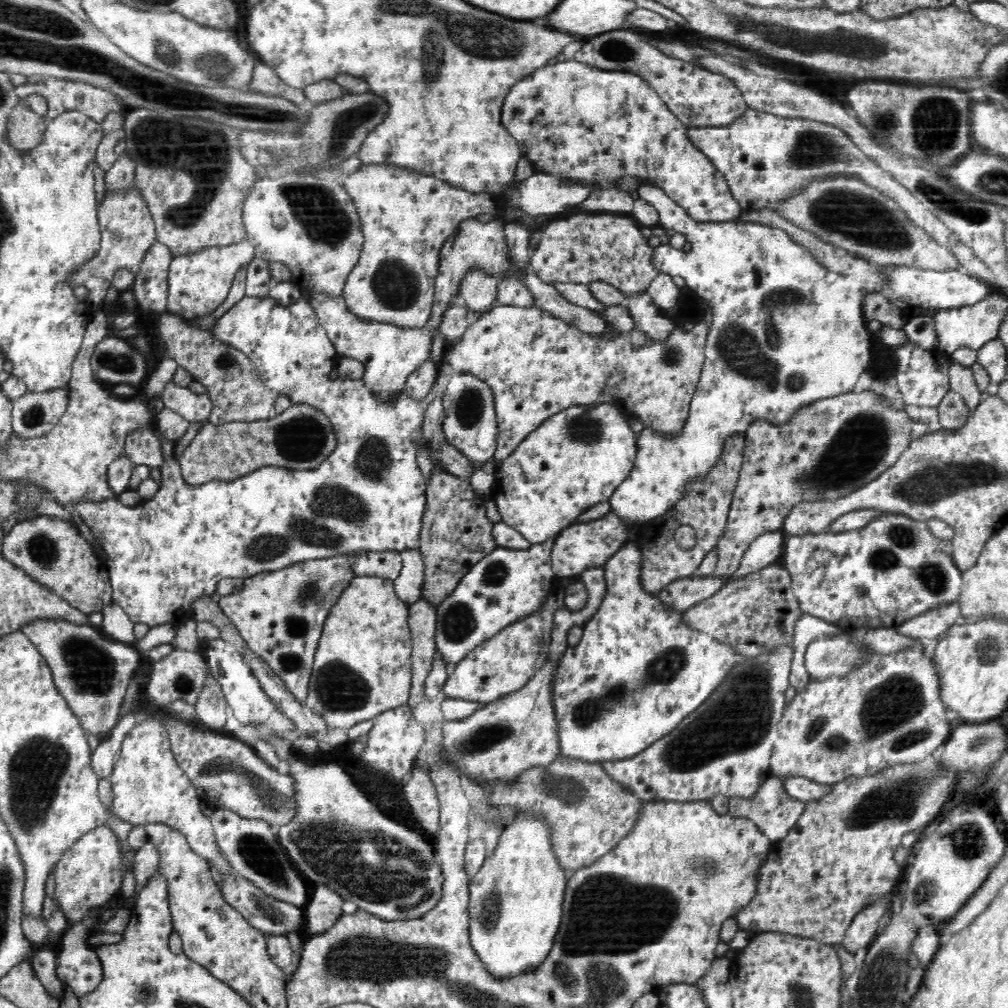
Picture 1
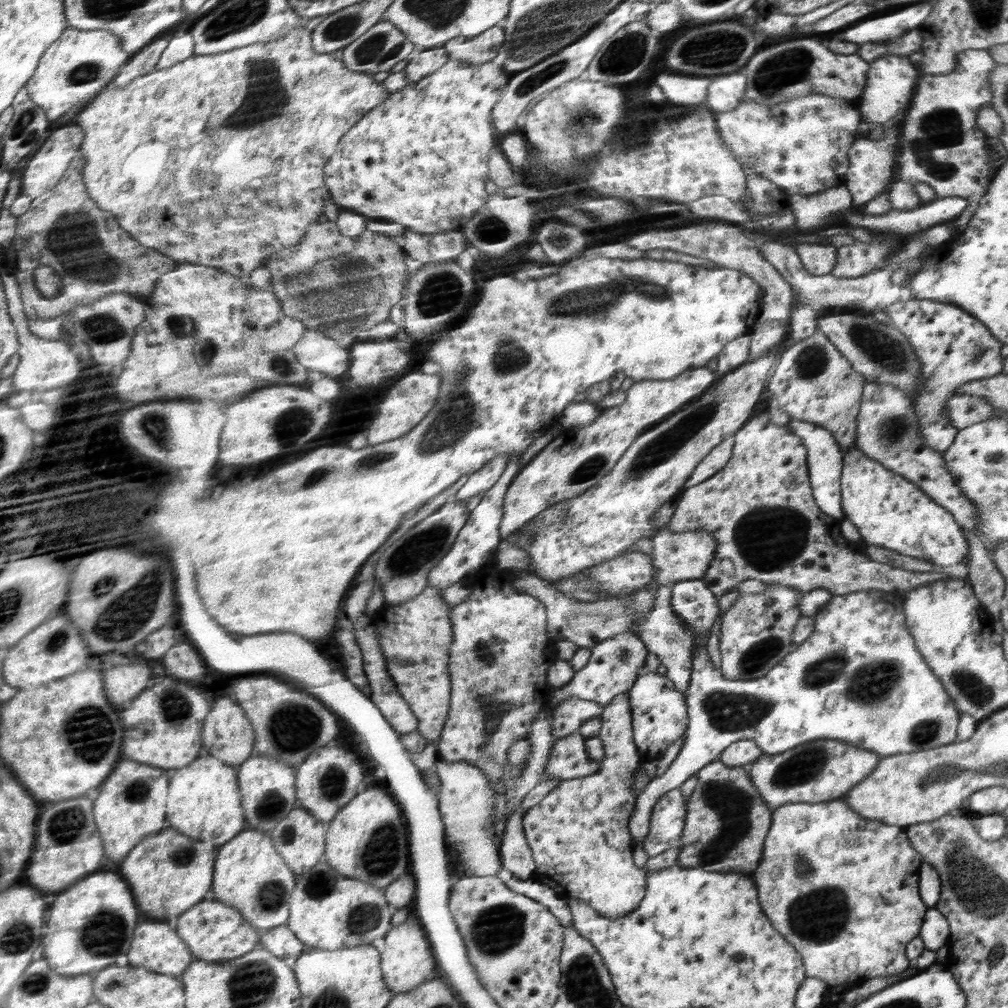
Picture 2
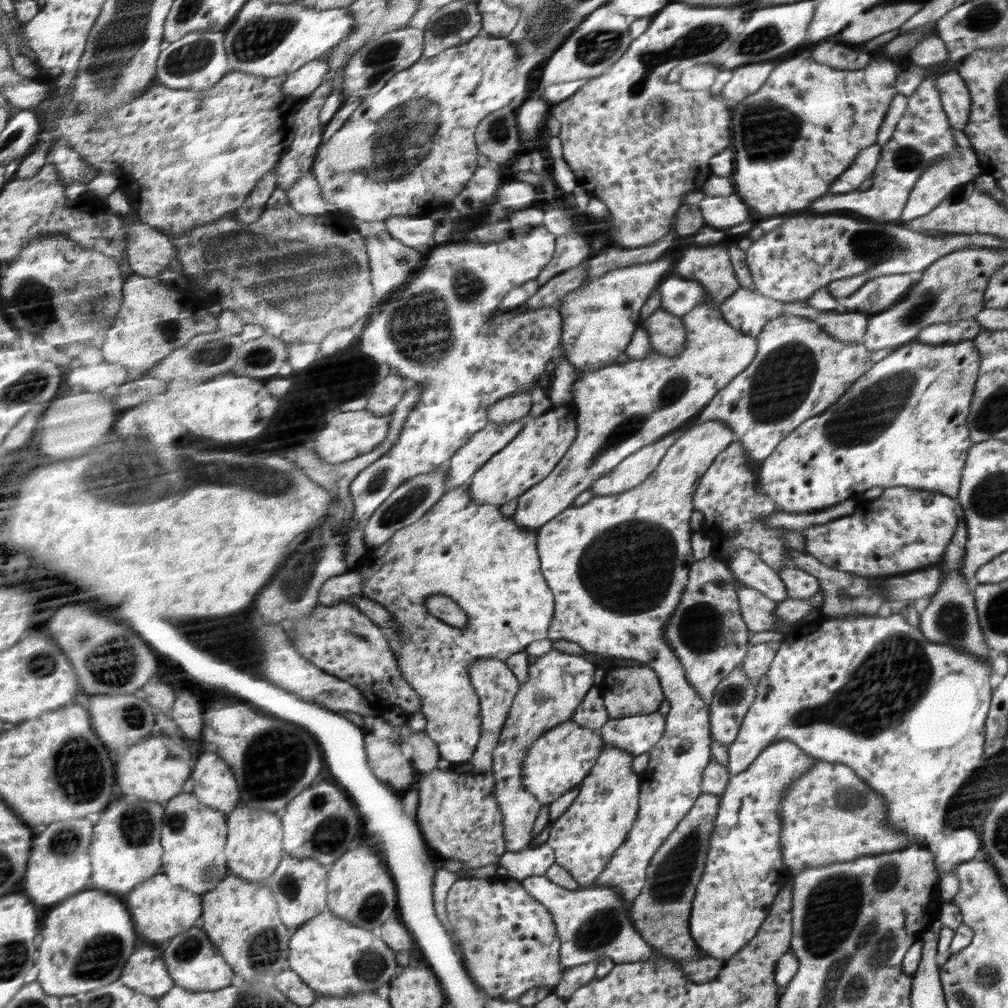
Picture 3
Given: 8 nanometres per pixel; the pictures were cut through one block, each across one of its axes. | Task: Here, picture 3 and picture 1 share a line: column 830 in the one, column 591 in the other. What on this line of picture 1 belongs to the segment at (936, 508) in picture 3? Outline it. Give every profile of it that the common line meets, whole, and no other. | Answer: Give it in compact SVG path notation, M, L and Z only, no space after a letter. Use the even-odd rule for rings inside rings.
M614 512L604 514L594 522L574 523L562 531L553 542L551 566L557 576L578 577L590 567L603 567L620 548L629 542L630 526L625 525Z

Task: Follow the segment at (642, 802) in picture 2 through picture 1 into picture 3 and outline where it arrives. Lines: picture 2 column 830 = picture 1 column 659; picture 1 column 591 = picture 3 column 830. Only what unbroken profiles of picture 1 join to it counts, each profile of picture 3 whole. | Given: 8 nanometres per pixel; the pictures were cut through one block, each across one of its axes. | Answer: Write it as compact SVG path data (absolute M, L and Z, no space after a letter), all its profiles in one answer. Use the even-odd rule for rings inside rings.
M893 613L893 614L892 614L892 615L890 615L890 616L887 616L887 615L883 615L883 616L876 616L876 614L874 614L874 616L856 616L856 618L830 618L830 616L828 616L828 617L825 617L825 616L823 616L823 619L822 619L822 621L823 621L823 622L820 622L820 623L819 623L819 624L817 624L817 625L814 625L814 624L803 624L803 623L800 623L800 624L799 624L799 626L794 626L794 628L791 628L791 630L790 630L790 631L789 631L789 632L788 632L788 634L787 634L787 635L786 635L786 636L785 636L785 637L784 637L784 638L783 638L783 639L782 639L782 641L781 641L781 643L780 643L780 648L779 648L779 649L778 649L778 652L777 652L777 653L776 653L776 656L775 656L775 657L774 657L774 658L773 658L773 661L772 661L772 664L770 664L770 668L768 668L768 672L766 672L766 674L764 674L764 675L762 675L762 676L761 676L761 677L759 677L759 678L758 678L758 681L757 681L757 696L756 696L756 700L754 700L754 702L753 702L753 704L752 704L752 705L750 705L750 708L749 708L749 712L748 712L748 714L747 714L747 716L746 716L746 717L745 717L745 720L744 720L744 721L743 721L743 722L742 722L742 727L741 727L741 730L740 730L740 732L738 732L738 737L737 737L737 738L736 738L736 740L734 740L734 742L732 742L732 744L730 744L730 746L728 746L728 756L729 756L729 762L728 762L728 771L729 771L729 774L730 774L730 775L731 775L731 776L734 776L734 775L738 775L738 774L741 774L741 773L744 773L744 772L745 772L745 771L746 771L746 770L747 770L747 769L749 769L749 767L750 767L750 766L751 766L751 765L752 765L752 764L753 764L753 762L754 762L754 759L755 759L755 758L756 758L756 757L758 757L758 756L760 756L760 754L761 754L761 752L762 752L762 750L764 750L764 749L765 749L765 748L766 748L766 747L768 747L768 745L772 745L772 744L774 744L774 742L776 742L776 741L781 741L781 740L782 740L782 739L784 739L784 740L787 740L787 741L792 741L792 742L795 742L795 743L797 743L797 744L798 744L798 745L799 745L799 746L800 746L800 748L801 748L801 749L802 749L802 750L803 750L803 751L805 751L805 753L806 753L806 754L807 754L807 755L810 755L810 756L812 756L812 757L814 757L814 758L818 758L818 759L821 759L821 760L822 760L822 761L828 761L828 762L831 762L831 763L842 763L842 764L845 764L845 766L848 766L848 767L852 767L852 768L853 768L853 770L854 770L854 772L856 772L856 774L858 774L858 776L860 776L860 778L862 778L862 780L864 780L864 782L866 782L866 784L868 784L868 786L870 786L870 788L872 788L872 790L876 790L876 794L880 794L880 796L882 796L882 798L884 798L884 802L886 802L886 822L888 822L888 828L890 828L890 830L894 830L894 828L896 828L896 830L898 830L898 832L900 832L900 834L904 834L904 836L910 836L910 837L911 837L911 838L912 838L912 841L913 841L913 842L914 842L914 843L916 843L916 844L917 844L917 845L918 845L918 844L919 844L919 845L921 845L921 846L925 846L925 847L926 847L926 848L927 848L927 849L929 849L929 850L930 850L930 851L931 851L931 852L932 852L932 854L933 854L933 855L934 855L934 864L935 864L935 866L936 866L936 870L938 870L938 854L934 854L934 852L936 852L936 846L938 846L938 842L940 842L940 840L942 840L942 838L944 838L944 836L948 836L948 834L952 834L952 832L956 832L956 830L959 830L959 829L953 829L953 828L946 828L946 830L942 830L942 826L944 826L944 812L946 812L946 804L948 804L948 800L950 800L950 798L952 798L952 796L954 796L954 794L956 794L956 790L958 790L958 788L960 788L960 786L962 786L962 784L964 784L964 780L966 780L966 778L968 778L968 776L970 776L970 774L972 774L972 770L974 770L974 768L976 768L976 766L978 766L978 762L980 762L980 758L982 758L982 750L985 750L985 725L986 725L986 718L989 718L989 714L988 714L988 708L990 708L990 698L993 698L993 696L992 696L992 690L994 690L994 688L992 688L992 684L990 684L990 674L992 674L992 666L990 666L990 664L986 664L986 659L982 659L982 657L974 657L974 655L970 655L970 653L966 653L966 651L964 651L964 649L960 649L960 647L956 647L956 645L946 645L946 643L934 643L934 642L930 642L930 641L928 641L928 639L926 639L926 637L924 637L924 636L923 636L923 633L922 633L922 632L921 632L921 630L920 630L920 629L919 629L919 628L918 628L918 627L914 627L914 626L910 626L910 624L908 624L908 622L907 622L907 620L906 620L906 619L904 619L904 617L903 617L903 616L902 616L902 615L901 615L901 614L900 614L900 613Z

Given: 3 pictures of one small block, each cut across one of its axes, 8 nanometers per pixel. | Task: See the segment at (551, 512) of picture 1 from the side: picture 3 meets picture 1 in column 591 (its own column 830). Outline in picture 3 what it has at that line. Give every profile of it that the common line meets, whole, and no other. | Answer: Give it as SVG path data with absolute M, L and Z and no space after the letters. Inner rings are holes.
M974 339L958 344L926 344L916 340L892 349L884 360L862 374L833 406L798 426L768 458L759 462L761 490L773 500L778 512L790 514L818 513L874 486L884 490L906 486L956 497L960 494L961 478L973 446L966 423L978 369L980 354L974 348Z

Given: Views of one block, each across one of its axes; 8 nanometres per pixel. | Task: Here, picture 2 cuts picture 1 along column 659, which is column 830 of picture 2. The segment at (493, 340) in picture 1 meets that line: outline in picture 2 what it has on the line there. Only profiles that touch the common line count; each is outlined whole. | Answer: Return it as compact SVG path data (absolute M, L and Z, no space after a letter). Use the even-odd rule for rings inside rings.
M817 330L816 336L812 334L782 352L770 378L768 392L776 407L788 413L790 418L811 422L832 432L842 454L846 454L848 447L856 444L857 418L865 383L865 375L858 374L826 335Z

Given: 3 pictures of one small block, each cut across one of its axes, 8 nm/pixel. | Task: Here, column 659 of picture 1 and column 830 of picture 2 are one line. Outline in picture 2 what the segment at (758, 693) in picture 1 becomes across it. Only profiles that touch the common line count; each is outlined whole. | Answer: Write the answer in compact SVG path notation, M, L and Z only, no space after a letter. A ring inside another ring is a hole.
M822 738L798 745L785 753L762 755L747 768L752 784L762 796L762 802L766 802L770 810L774 811L792 802L816 804L841 799L860 781L870 776L880 760L876 752L856 748L840 740Z

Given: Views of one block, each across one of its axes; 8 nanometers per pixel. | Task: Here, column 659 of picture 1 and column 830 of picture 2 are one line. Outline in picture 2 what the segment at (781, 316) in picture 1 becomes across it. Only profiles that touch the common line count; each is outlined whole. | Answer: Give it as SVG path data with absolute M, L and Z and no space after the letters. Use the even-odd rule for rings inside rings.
M844 184L811 195L789 195L789 204L800 230L820 230L831 226L840 211L852 207L852 197ZM800 243L795 251L804 268L814 276L828 274L837 264L838 249L832 245ZM792 418L788 420L788 430L802 438L806 449L809 450L809 478L812 480L813 498L817 506L828 517L844 518L844 508L841 506L841 477L844 469L844 454L841 446L832 432L811 422Z

